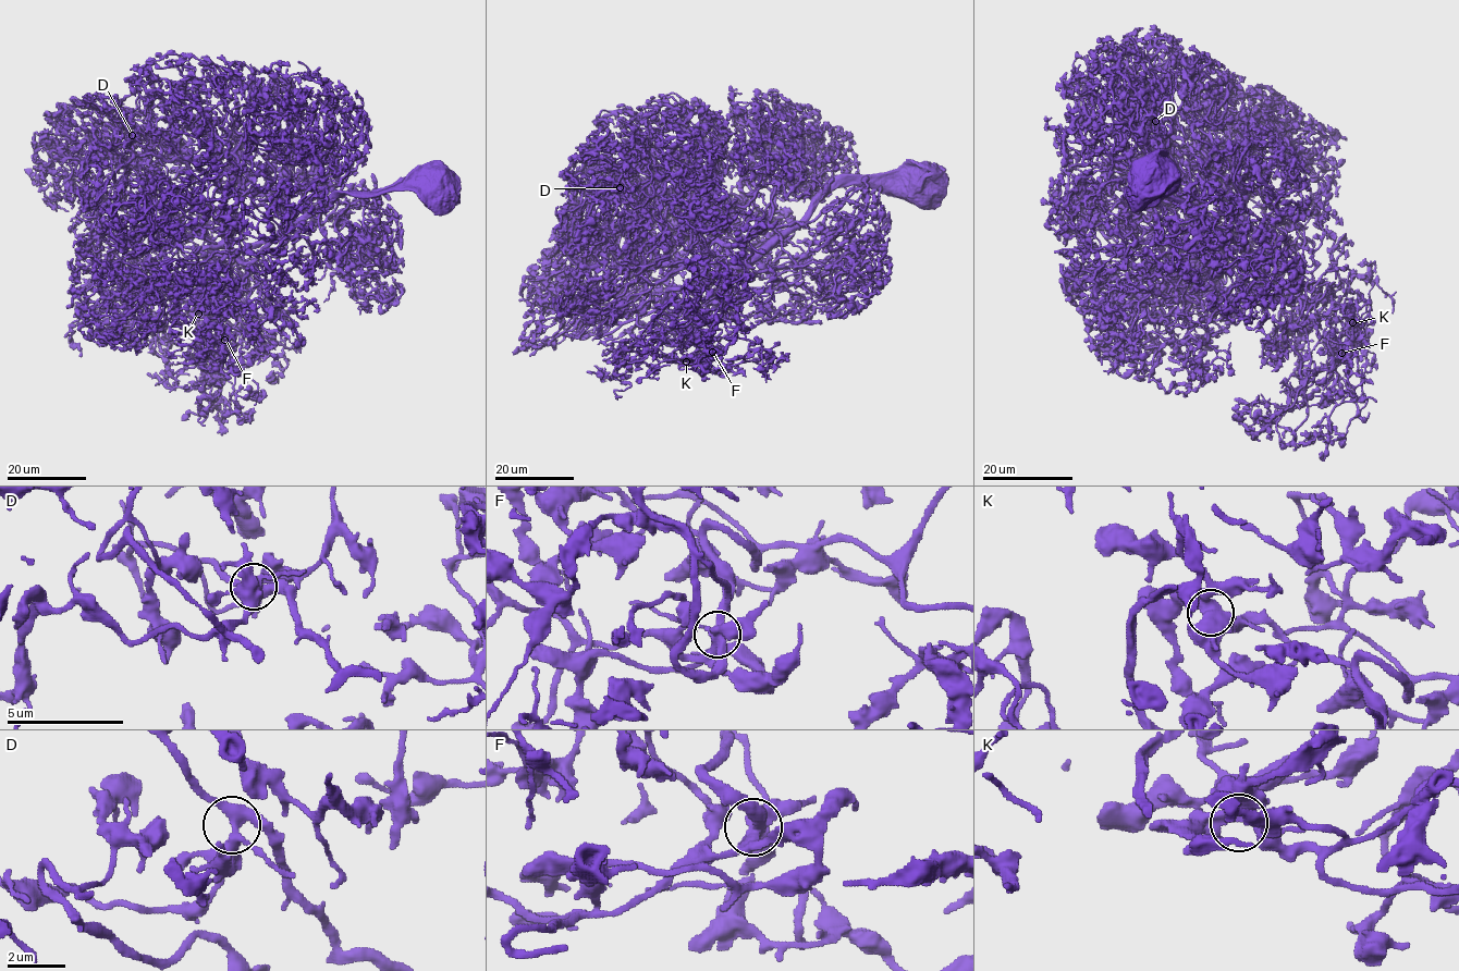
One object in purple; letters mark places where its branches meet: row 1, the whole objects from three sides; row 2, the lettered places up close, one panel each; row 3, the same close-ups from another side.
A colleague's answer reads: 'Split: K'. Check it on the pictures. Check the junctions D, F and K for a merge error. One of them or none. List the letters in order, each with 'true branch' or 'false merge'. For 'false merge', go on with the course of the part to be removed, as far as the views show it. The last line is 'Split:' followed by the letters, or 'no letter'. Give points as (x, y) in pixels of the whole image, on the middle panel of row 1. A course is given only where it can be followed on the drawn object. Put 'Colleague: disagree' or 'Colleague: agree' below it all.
D: true branch
F: true branch
K: true branch
Split: no letter
Colleague: disagree

